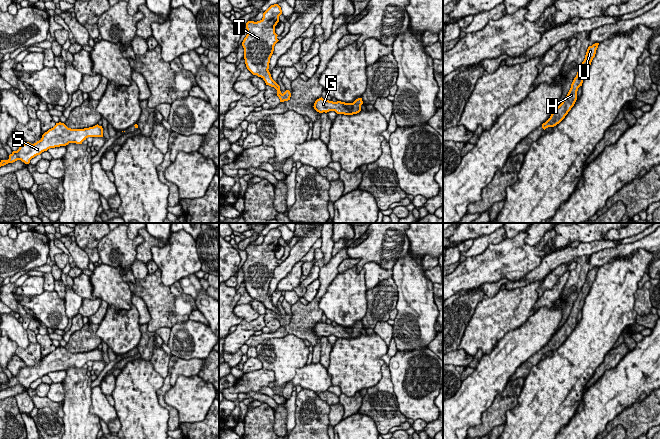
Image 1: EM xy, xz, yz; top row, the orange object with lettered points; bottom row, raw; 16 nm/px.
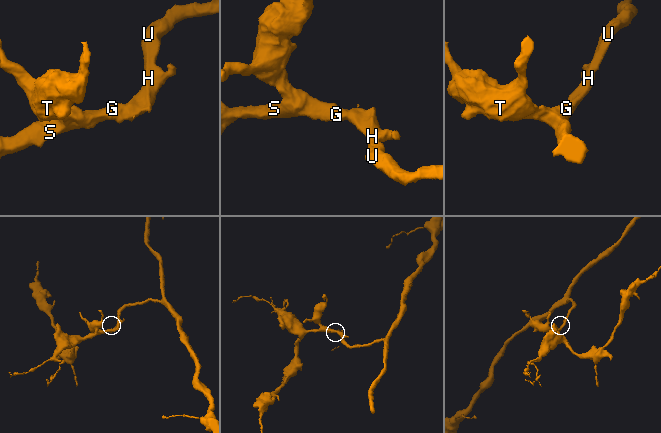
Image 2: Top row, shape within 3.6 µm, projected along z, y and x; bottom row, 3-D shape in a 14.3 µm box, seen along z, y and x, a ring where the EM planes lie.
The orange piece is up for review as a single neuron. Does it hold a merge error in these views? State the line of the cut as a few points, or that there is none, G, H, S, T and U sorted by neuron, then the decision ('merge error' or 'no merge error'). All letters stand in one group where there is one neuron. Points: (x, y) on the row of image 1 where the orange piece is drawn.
cut none; groups G H S T U; no merge error

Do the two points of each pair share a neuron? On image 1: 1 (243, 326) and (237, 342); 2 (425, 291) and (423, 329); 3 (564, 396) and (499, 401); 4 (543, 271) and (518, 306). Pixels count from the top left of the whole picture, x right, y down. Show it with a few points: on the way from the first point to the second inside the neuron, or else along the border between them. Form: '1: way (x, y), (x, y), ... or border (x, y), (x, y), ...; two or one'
1: way (243, 330), (238, 338); one
2: way (423, 300), (423, 320); one
3: border (524, 379), (518, 402), (506, 412), (504, 420); two
4: border (541, 279), (514, 289); two

